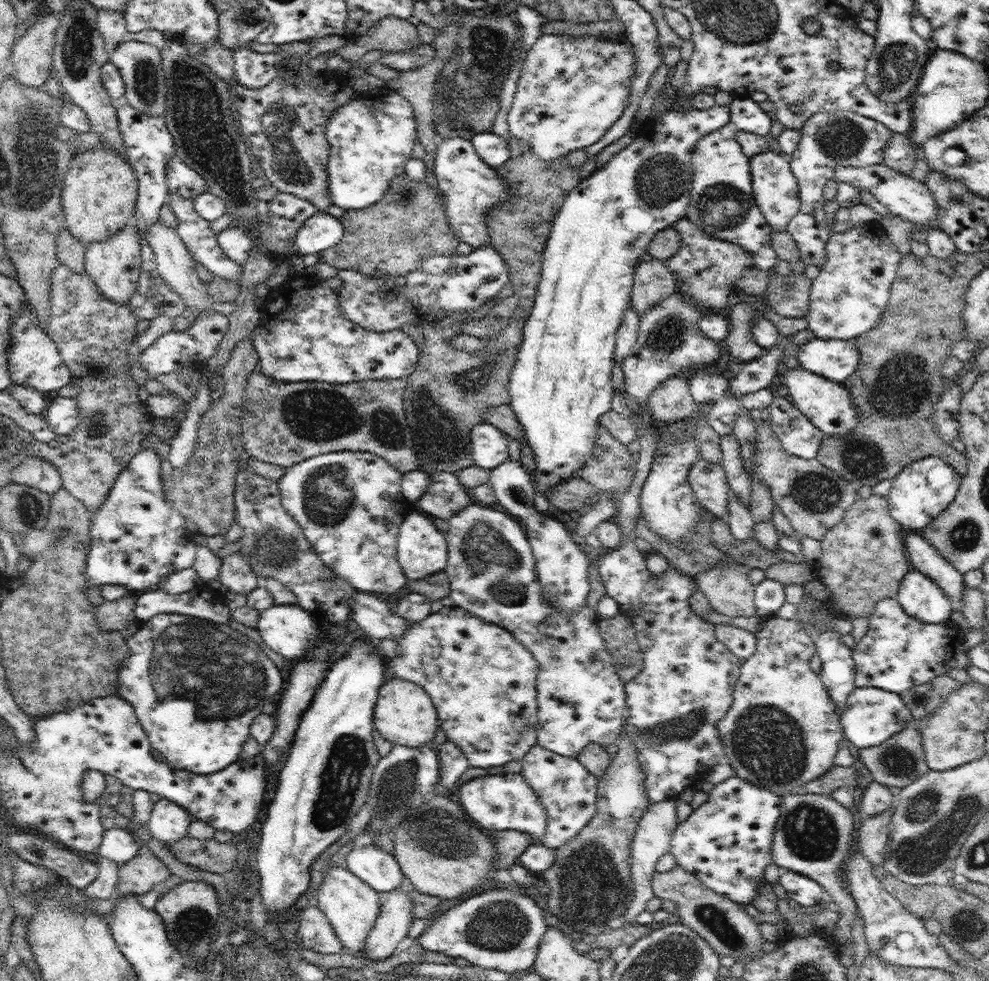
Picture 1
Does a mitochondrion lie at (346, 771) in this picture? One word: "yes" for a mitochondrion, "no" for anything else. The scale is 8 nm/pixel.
yes

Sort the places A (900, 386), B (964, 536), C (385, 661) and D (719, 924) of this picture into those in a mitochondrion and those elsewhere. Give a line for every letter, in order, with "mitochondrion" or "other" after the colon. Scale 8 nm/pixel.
A: mitochondrion
B: mitochondrion
C: other
D: mitochondrion

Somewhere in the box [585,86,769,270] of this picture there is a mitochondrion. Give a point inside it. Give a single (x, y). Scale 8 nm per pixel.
(660, 178)

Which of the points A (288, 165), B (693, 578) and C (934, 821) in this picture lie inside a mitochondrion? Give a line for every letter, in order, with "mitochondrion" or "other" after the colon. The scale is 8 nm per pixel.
A: mitochondrion
B: other
C: mitochondrion

